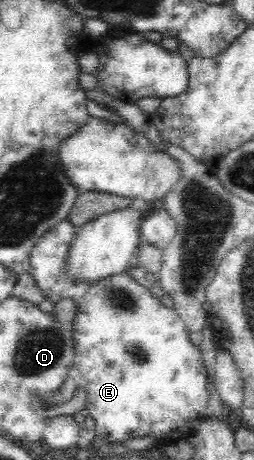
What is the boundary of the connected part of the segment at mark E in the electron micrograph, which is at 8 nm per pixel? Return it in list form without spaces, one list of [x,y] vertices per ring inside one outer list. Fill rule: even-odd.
[[[70,220],[60,221],[40,237],[29,257],[28,272],[45,297],[55,304],[61,299],[72,299],[77,307],[71,331],[75,343],[74,365],[68,371],[63,387],[48,395],[43,403],[47,407],[66,403],[73,397],[74,391],[84,388],[88,393],[85,411],[94,420],[93,429],[98,438],[113,444],[148,435],[156,440],[188,439],[193,430],[205,421],[209,399],[207,370],[201,357],[201,347],[190,342],[190,332],[178,312],[165,306],[152,295],[149,288],[138,284],[129,275],[116,274],[91,284],[84,280],[72,280],[66,273],[66,259],[76,232],[77,227]]]

